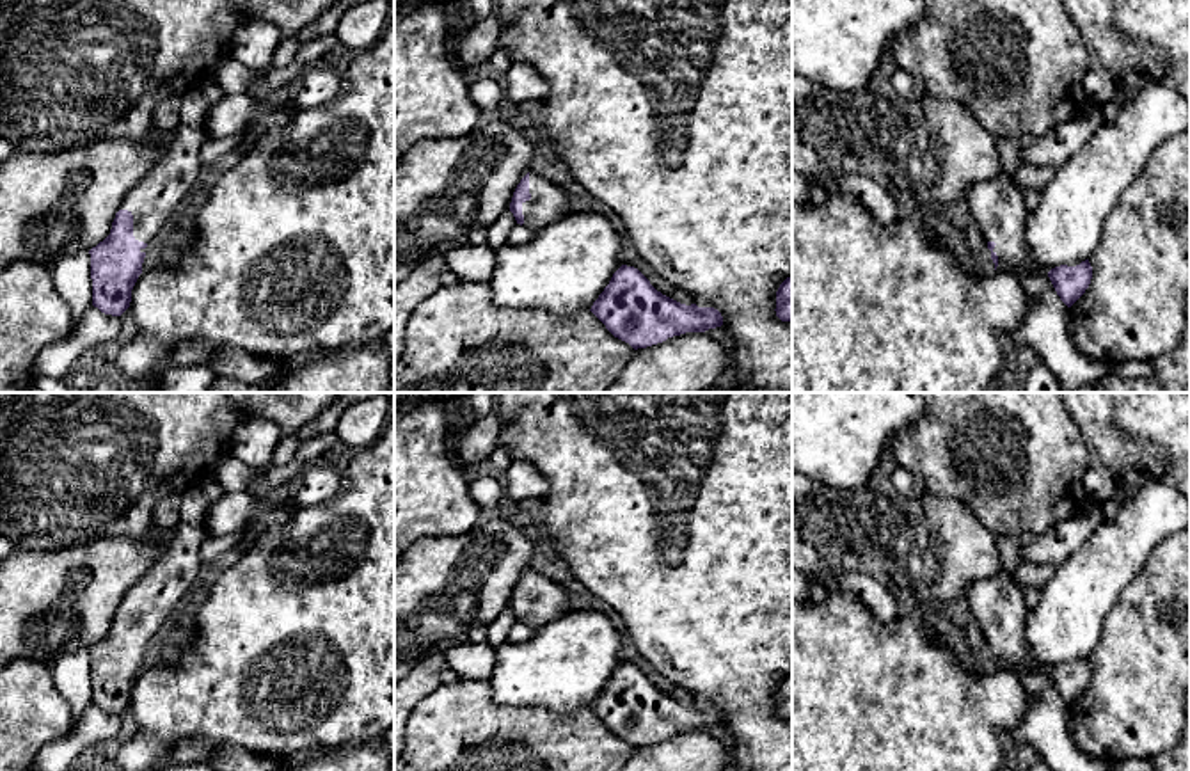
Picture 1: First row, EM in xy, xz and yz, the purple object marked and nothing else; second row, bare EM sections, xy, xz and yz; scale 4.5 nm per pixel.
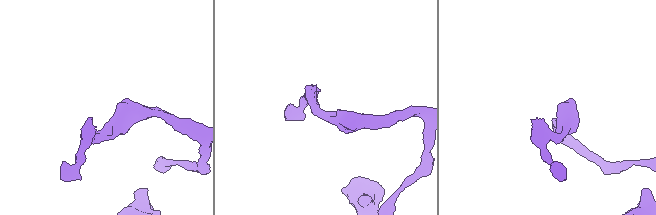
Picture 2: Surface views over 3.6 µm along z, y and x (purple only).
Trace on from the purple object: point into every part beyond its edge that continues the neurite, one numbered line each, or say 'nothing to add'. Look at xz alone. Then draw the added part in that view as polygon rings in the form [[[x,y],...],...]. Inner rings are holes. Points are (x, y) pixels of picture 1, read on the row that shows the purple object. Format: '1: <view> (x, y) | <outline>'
1: xz (549, 203) | [[[529,172],[531,199],[522,203],[526,227],[538,231],[574,211],[574,199],[554,181]]]

